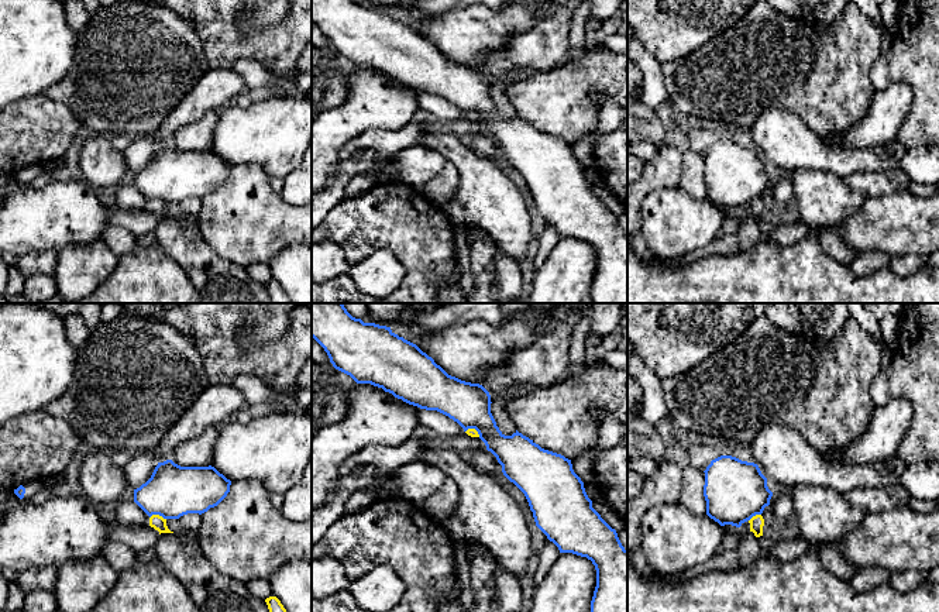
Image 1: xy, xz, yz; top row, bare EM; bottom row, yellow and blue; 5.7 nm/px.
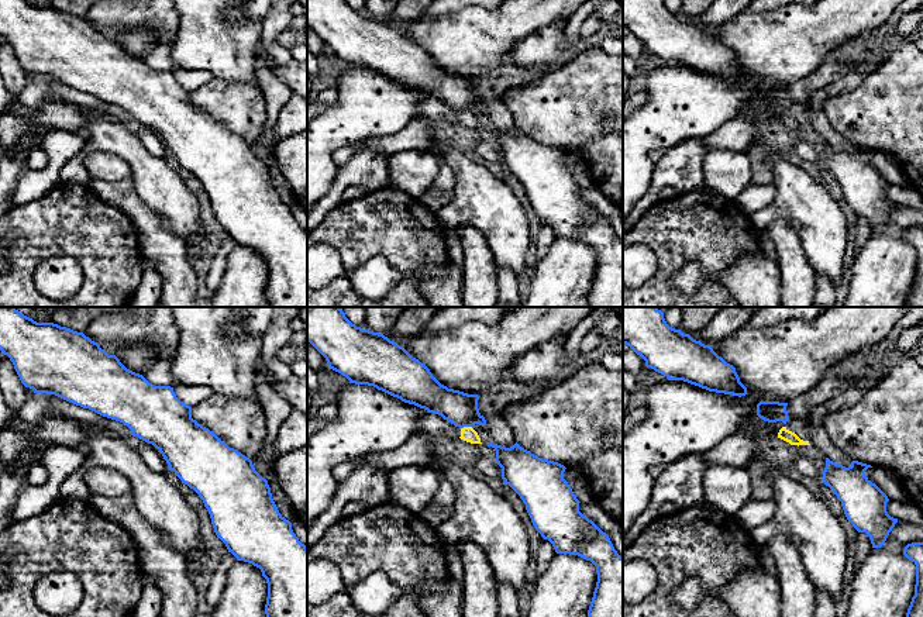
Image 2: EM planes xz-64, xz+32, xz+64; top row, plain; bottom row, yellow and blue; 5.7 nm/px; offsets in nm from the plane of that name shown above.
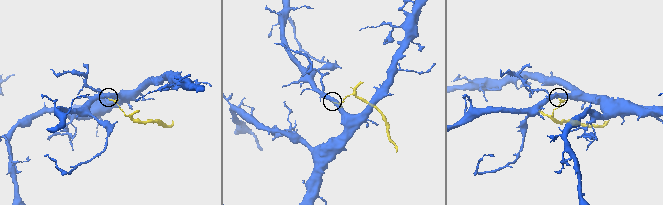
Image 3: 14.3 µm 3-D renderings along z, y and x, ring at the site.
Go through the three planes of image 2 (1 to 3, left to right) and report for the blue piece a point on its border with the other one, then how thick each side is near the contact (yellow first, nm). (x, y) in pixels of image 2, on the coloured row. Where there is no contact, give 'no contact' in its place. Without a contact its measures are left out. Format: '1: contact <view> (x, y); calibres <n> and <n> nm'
1: no contact
2: contact xz+32 (465, 427); calibres 90 and 190 nm
3: no contact

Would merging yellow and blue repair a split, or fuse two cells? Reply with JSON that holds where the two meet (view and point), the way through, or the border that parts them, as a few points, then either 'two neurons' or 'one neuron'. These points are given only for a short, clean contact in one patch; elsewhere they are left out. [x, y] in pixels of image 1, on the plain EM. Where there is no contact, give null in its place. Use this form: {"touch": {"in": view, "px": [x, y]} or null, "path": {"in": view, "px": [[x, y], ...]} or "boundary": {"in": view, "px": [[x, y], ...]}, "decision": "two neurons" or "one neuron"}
{"touch": {"in": "xy", "px": [158, 199]}, "boundary": {"in": "xy", "px": [[150, 200], [160, 199], [165, 203]]}, "decision": "two neurons"}

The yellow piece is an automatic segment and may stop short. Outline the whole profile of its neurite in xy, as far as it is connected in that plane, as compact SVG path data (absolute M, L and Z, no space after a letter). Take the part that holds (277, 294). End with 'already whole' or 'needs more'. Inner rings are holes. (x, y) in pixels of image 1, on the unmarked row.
M276 281L265 283L272 303L292 303Z; already whole

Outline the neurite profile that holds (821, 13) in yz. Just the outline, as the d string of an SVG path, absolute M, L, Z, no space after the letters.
M767 0L778 13L805 20L818 28L830 25L852 0Z

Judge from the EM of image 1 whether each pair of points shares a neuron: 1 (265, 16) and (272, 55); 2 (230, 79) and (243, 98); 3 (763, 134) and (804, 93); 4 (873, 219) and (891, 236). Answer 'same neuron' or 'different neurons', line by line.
1: different neurons
2: different neurons
3: different neurons
4: same neuron

